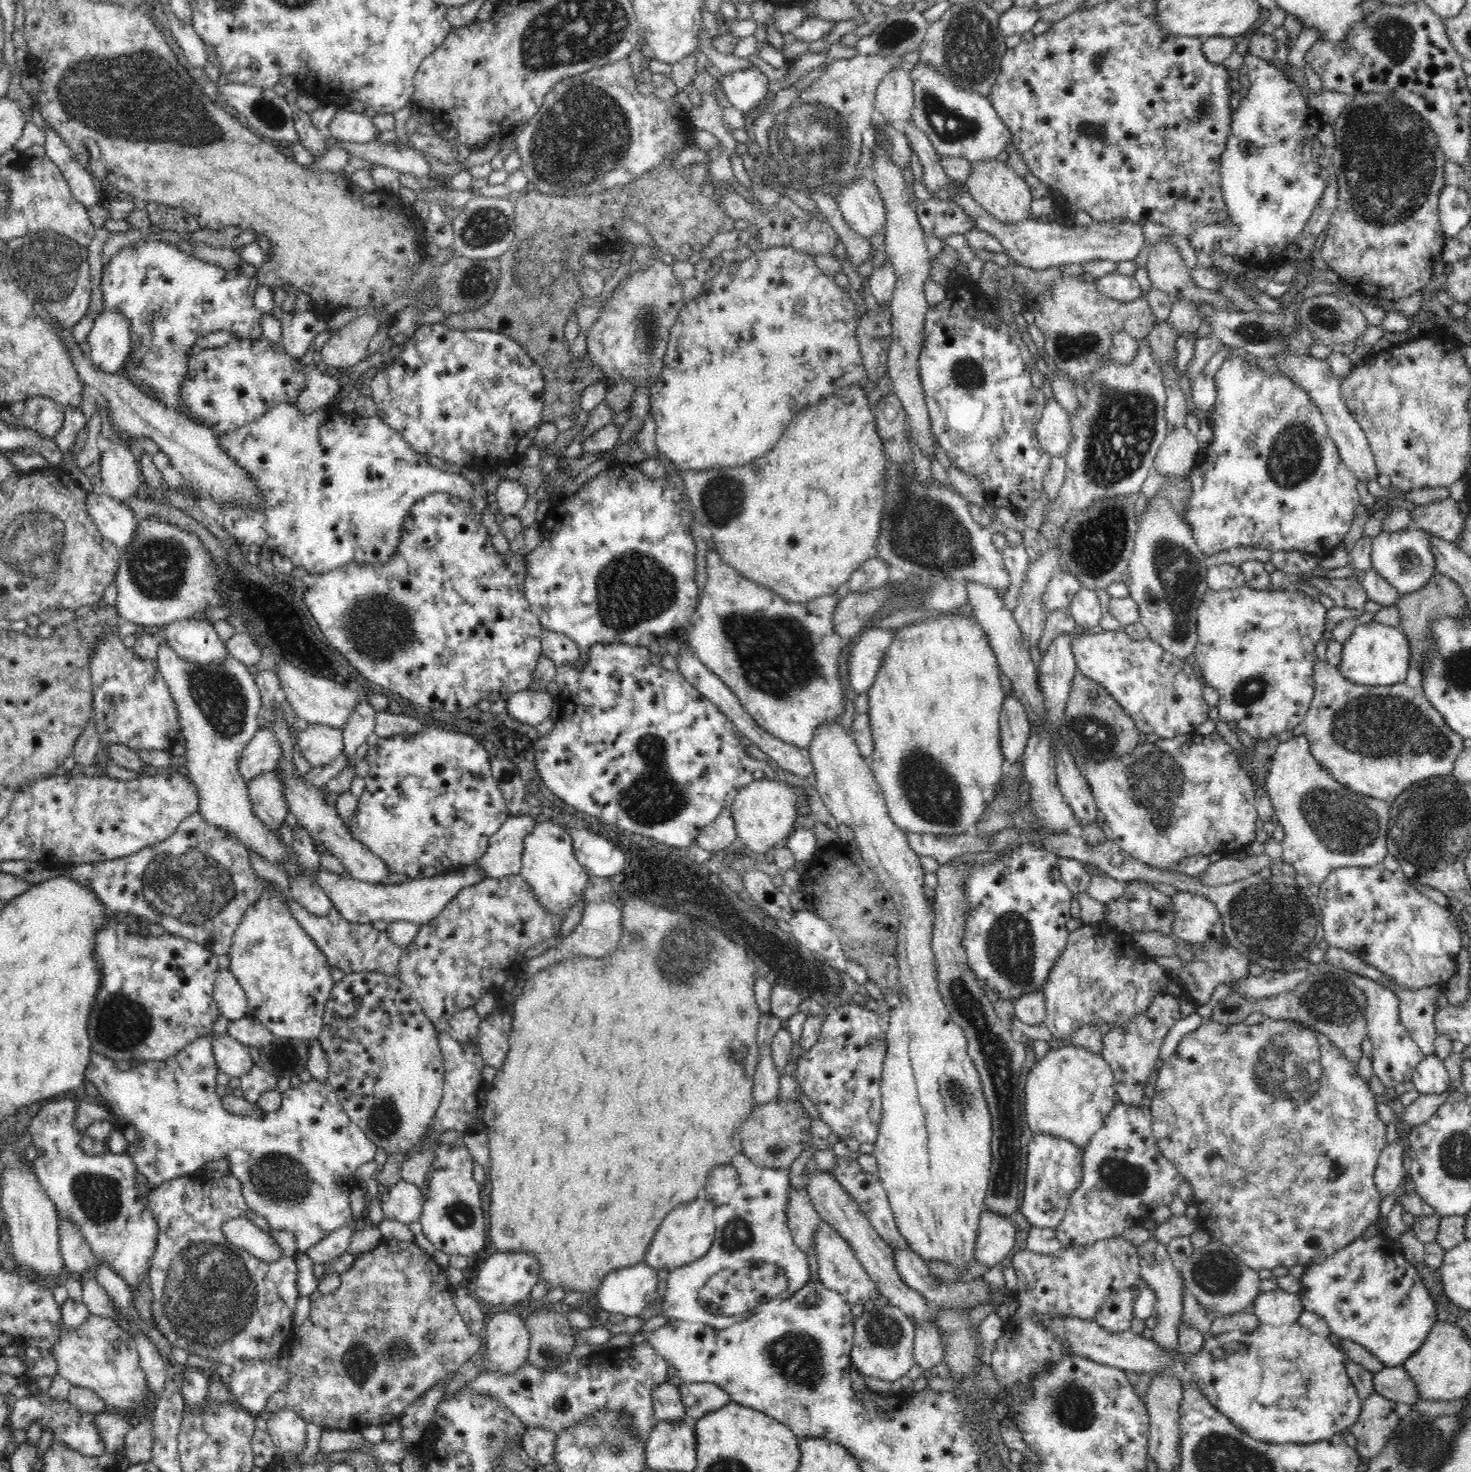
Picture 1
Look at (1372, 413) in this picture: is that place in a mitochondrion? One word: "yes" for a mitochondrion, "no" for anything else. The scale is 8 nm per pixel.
no

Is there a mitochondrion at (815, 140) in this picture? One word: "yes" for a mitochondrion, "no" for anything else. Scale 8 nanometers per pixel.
yes

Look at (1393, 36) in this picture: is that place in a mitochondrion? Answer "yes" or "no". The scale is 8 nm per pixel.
yes

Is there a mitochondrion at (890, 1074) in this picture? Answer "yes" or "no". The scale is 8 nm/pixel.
no

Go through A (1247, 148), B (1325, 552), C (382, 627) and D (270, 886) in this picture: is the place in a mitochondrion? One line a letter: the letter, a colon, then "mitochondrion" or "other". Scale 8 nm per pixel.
A: other
B: other
C: mitochondrion
D: other

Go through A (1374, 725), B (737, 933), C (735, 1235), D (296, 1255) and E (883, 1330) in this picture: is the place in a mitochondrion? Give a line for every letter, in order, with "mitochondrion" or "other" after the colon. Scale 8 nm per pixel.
A: mitochondrion
B: mitochondrion
C: mitochondrion
D: other
E: mitochondrion

